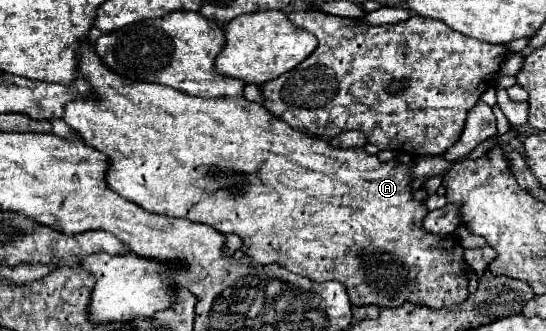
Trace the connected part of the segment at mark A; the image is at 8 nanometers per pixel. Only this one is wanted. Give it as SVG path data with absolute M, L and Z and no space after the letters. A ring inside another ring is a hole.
M84 42L84 46L80 46L80 66L78 68L80 68L80 74L92 84L96 100L92 100L92 98L90 100L74 100L74 102L66 104L64 122L78 136L82 136L82 140L88 146L92 146L108 156L110 168L108 168L106 182L122 198L136 202L138 206L142 206L144 210L148 210L152 214L164 214L164 216L172 216L172 218L188 218L190 222L208 224L222 234L238 234L244 240L242 252L246 256L250 256L256 264L262 264L262 266L280 264L286 270L300 274L300 276L306 276L314 282L328 282L328 280L342 282L348 288L352 304L356 304L356 306L374 304L378 308L388 308L388 306L398 308L404 302L412 302L412 304L420 304L420 306L436 310L436 308L460 304L468 296L466 270L470 266L464 262L464 248L460 248L458 238L430 234L422 228L422 220L426 218L426 214L430 210L426 206L422 206L422 202L412 198L412 176L408 176L412 162L402 164L396 158L390 162L380 162L378 156L366 154L364 148L360 148L360 150L334 148L326 140L312 138L304 132L296 132L292 126L284 124L284 120L278 120L276 116L272 116L262 104L250 102L246 98L210 98L210 100L206 100L206 98L196 98L196 96L184 94L184 92L174 90L170 86L132 82L132 80L122 78L114 72L108 72L104 62L94 52L94 46L90 46L86 42Z

